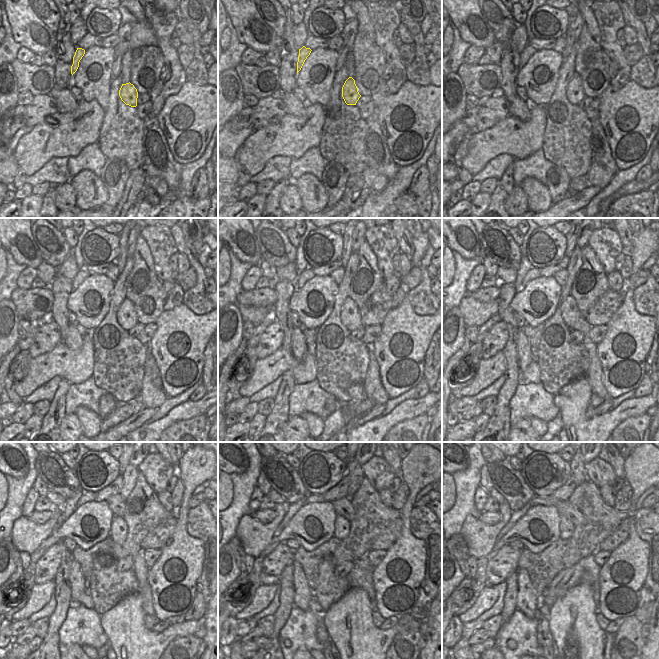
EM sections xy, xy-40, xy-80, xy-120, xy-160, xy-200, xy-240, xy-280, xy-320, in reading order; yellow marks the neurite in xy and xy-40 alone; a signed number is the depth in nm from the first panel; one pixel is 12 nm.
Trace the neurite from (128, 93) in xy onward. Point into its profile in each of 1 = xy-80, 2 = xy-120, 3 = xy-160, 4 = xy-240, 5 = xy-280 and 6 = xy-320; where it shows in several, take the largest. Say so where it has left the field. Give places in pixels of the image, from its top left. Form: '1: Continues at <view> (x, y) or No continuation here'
1: Continues at xy-80 (574, 92)
2: Continues at xy-120 (127, 317)
3: Continues at xy-160 (350, 315)
4: Continues at xy-240 (118, 532)
5: Continues at xy-280 (341, 526)
6: Continues at xy-320 (566, 527).

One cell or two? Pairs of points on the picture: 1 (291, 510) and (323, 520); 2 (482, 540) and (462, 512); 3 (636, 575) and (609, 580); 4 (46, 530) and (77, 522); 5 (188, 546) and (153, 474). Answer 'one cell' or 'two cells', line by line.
1: two cells
2: two cells
3: one cell
4: two cells
5: two cells

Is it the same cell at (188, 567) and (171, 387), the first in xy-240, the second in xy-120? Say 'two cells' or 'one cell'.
one cell

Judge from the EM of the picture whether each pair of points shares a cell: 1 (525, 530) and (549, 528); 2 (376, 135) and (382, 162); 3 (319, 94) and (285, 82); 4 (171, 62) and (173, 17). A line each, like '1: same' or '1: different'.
1: same
2: same
3: different
4: same

